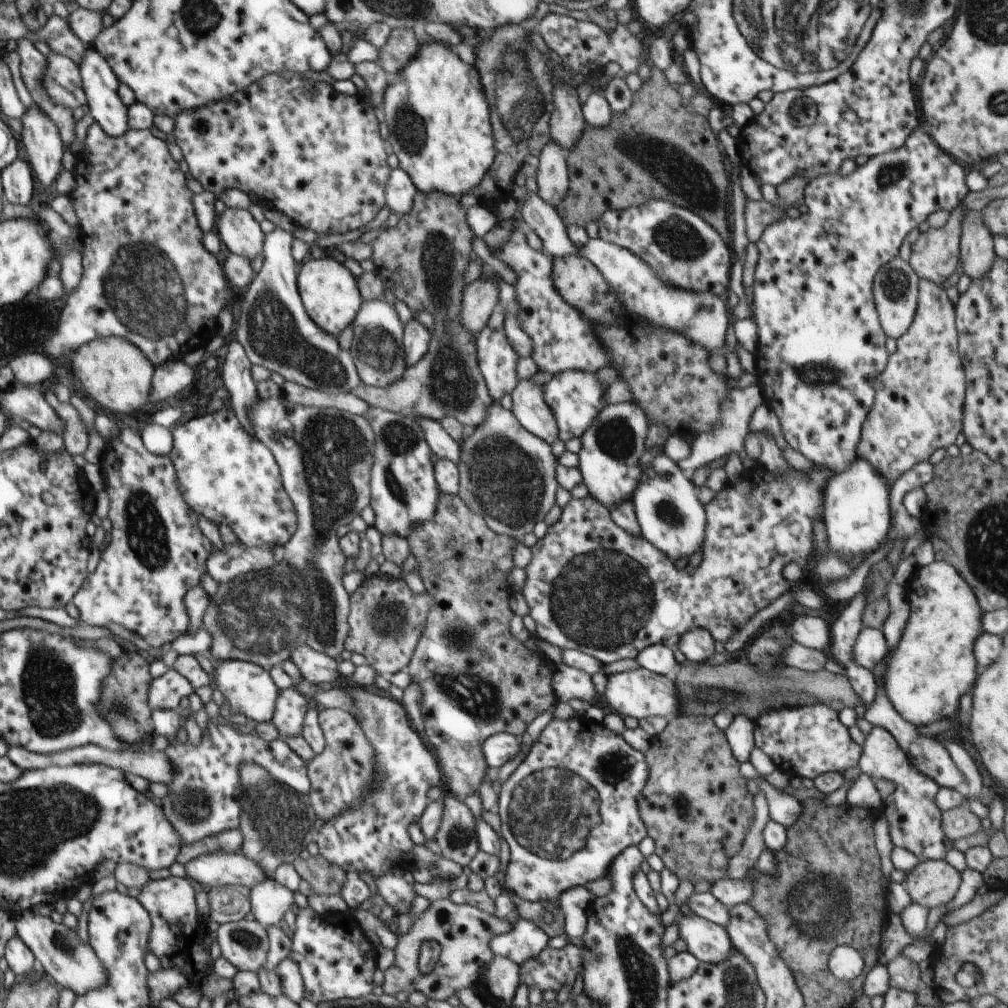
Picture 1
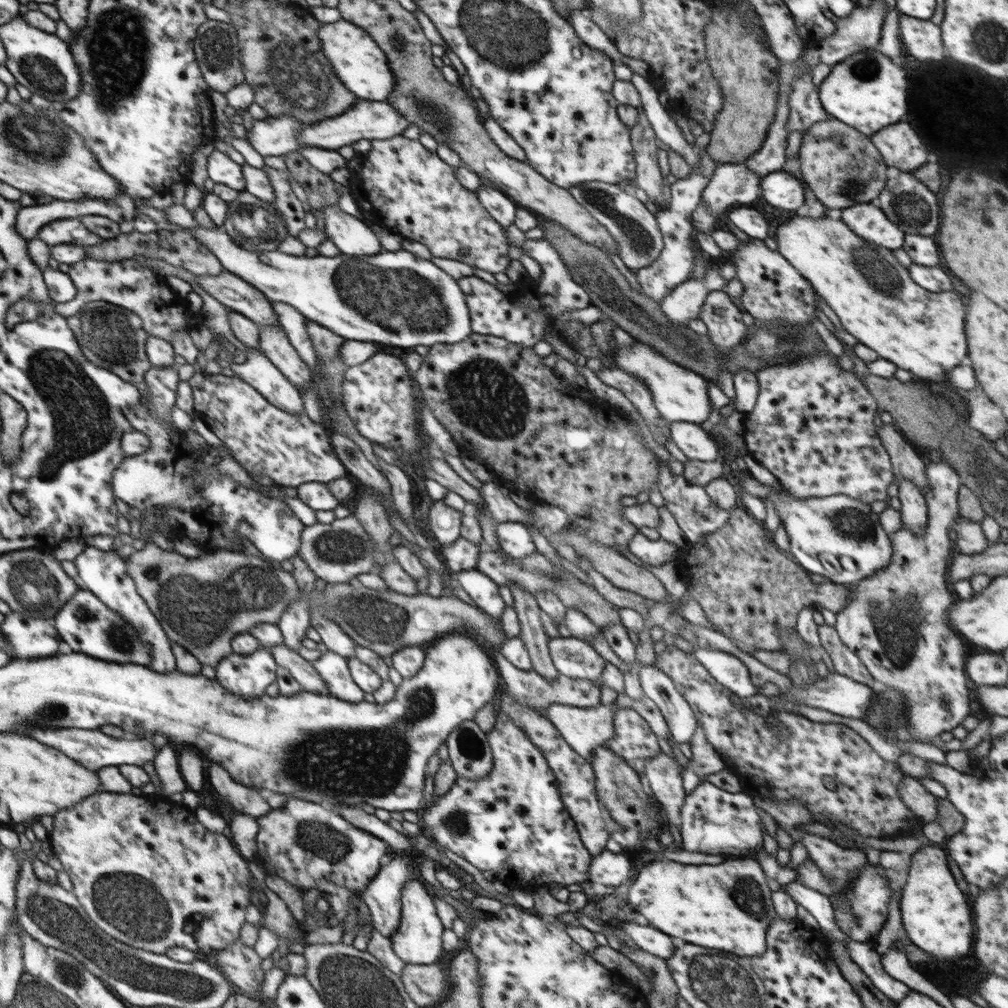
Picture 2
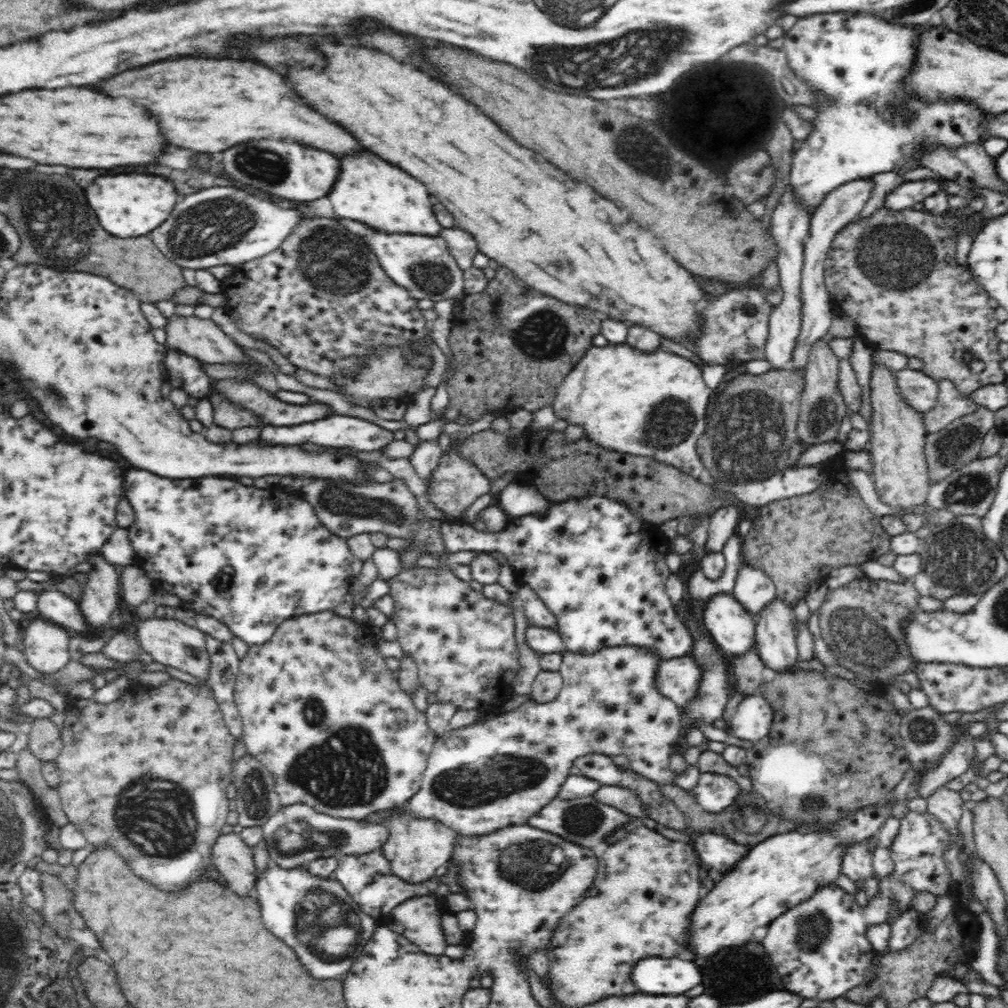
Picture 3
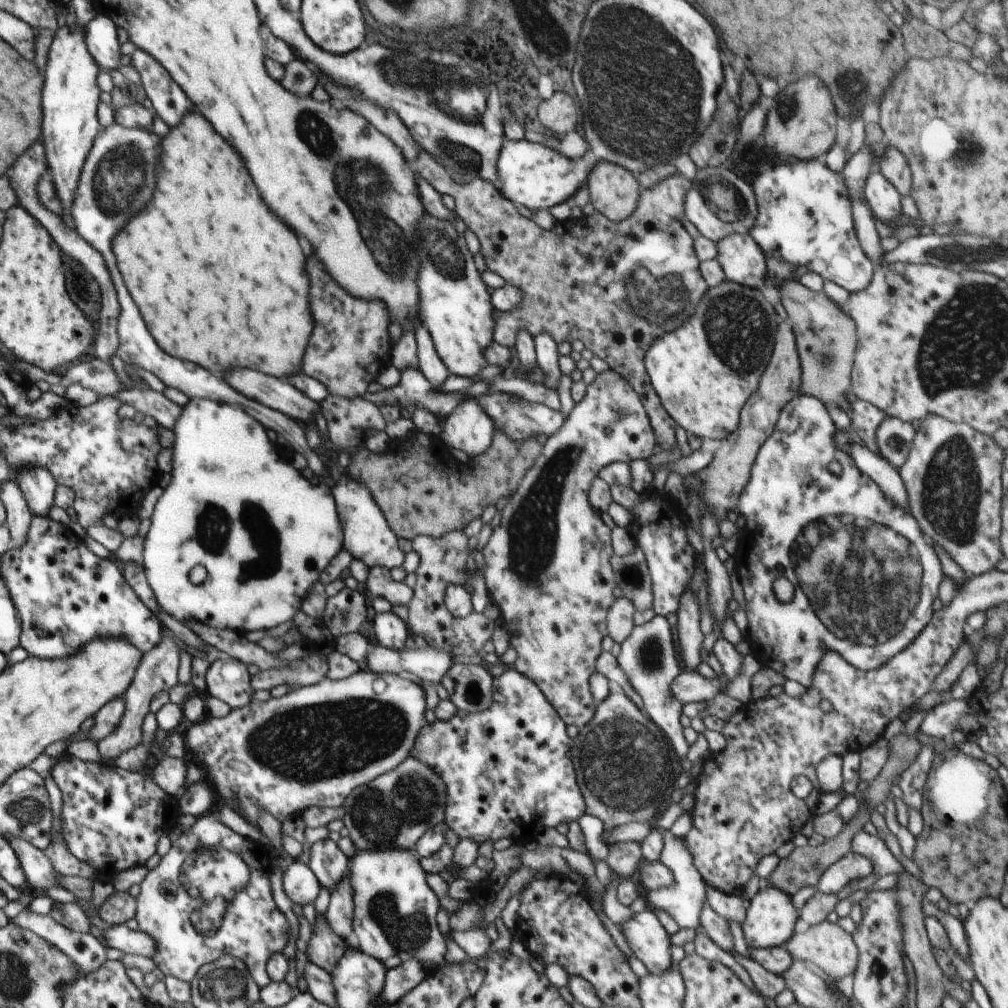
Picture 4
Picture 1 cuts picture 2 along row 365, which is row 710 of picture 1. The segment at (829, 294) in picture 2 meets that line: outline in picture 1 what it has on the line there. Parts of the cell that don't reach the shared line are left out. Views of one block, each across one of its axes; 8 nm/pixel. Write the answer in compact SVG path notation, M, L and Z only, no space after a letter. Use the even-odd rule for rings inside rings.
M938 562L919 566L905 589L910 606L910 618L906 630L902 630L902 638L898 646L883 658L886 660L884 672L884 692L896 712L908 720L910 724L921 725L950 720L950 716L958 714L958 700L968 690L968 686L976 680L976 660L972 656L972 646L982 630L982 608L970 584L958 574L958 570L948 562Z

